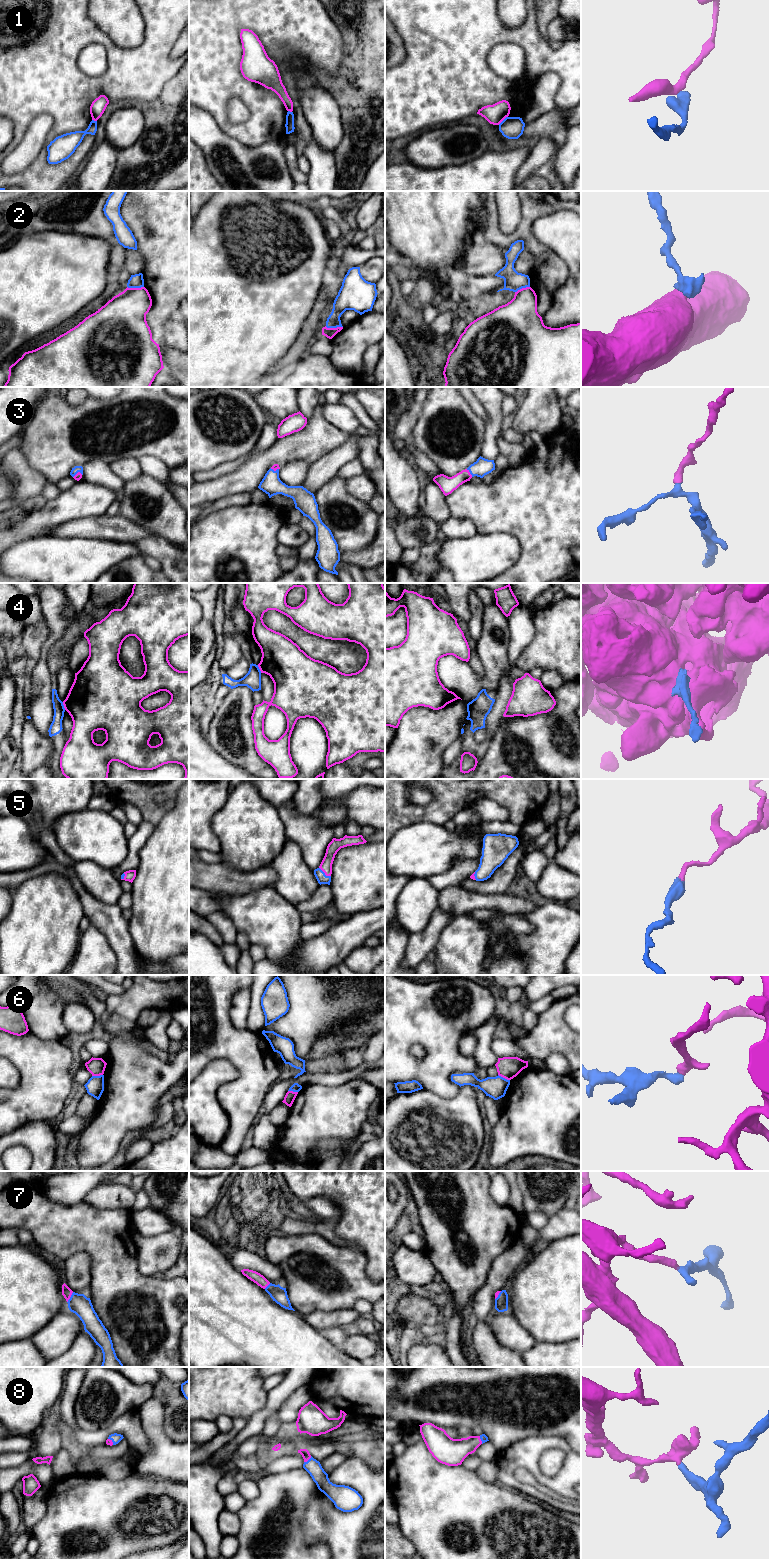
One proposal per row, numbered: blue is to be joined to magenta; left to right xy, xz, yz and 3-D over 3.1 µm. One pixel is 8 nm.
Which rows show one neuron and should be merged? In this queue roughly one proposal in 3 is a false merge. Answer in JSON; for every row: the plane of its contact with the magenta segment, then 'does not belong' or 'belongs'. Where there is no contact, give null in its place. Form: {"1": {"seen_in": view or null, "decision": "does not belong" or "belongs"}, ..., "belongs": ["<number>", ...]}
{"1": {"seen_in": "yz", "decision": "does not belong"}, "2": {"seen_in": "xz", "decision": "belongs"}, "3": {"seen_in": "yz", "decision": "belongs"}, "4": {"seen_in": "xy", "decision": "belongs"}, "5": {"seen_in": "xz", "decision": "belongs"}, "6": {"seen_in": "yz", "decision": "does not belong"}, "7": {"seen_in": "xy", "decision": "belongs"}, "8": {"seen_in": "xz", "decision": "belongs"}, "belongs": ["2", "3", "4", "5", "7", "8"]}

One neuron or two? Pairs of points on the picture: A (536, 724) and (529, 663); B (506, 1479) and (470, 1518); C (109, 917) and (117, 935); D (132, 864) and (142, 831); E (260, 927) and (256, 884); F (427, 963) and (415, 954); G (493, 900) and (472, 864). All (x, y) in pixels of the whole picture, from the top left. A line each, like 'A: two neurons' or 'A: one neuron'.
A: two neurons
B: two neurons
C: one neuron
D: one neuron
E: two neurons
F: two neurons
G: two neurons

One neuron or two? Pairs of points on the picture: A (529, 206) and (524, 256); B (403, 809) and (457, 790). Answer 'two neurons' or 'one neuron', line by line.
A: two neurons
B: one neuron

